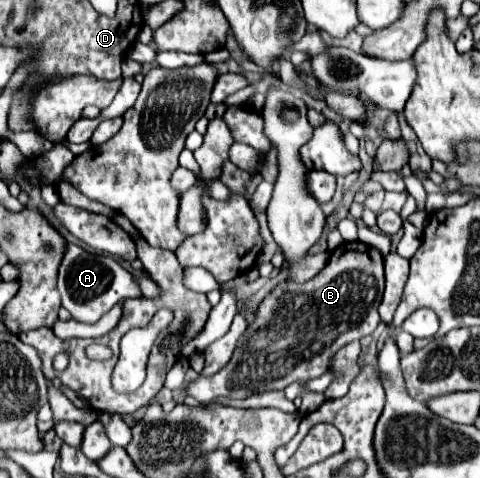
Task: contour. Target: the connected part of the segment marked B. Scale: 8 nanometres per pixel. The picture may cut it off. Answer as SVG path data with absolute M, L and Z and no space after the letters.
M340 246L330 254L328 264L308 282L292 284L292 280L280 282L256 308L252 324L236 342L230 362L210 378L196 378L186 386L186 396L192 396L200 404L212 402L214 398L248 398L250 392L284 390L296 380L312 380L328 370L330 358L348 342L370 336L380 324L378 306L384 292L384 260L376 248Z

